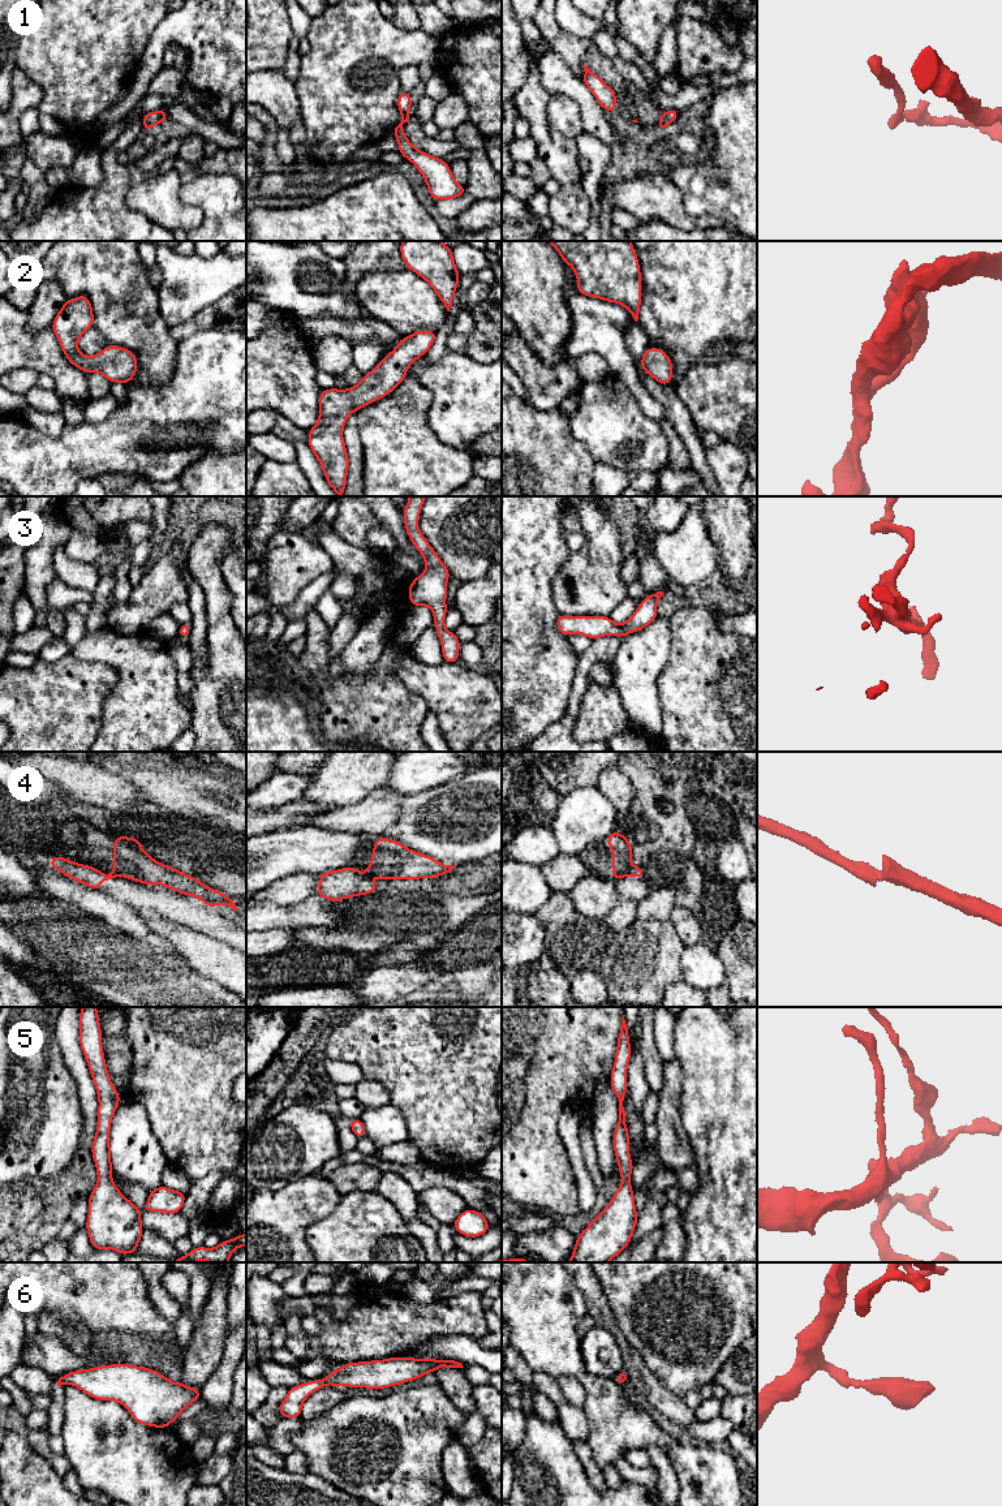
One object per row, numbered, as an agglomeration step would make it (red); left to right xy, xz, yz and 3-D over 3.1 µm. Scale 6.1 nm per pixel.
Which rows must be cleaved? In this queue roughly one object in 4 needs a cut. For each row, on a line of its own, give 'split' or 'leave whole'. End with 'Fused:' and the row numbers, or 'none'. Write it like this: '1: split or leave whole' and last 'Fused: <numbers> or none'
1: leave whole
2: leave whole
3: leave whole
4: split
5: leave whole
6: leave whole
Fused: 4

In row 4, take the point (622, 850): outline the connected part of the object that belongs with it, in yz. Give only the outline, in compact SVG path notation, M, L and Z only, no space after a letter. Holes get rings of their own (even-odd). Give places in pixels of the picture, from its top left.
M618 830L610 834L606 840L612 852L612 881L616 881L625 875L632 866L632 844Z

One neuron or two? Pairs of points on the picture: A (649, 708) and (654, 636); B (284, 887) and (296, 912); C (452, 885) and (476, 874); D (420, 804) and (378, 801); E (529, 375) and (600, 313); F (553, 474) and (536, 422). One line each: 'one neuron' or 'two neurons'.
A: one neuron
B: two neurons
C: one neuron
D: two neurons
E: two neurons
F: one neuron

